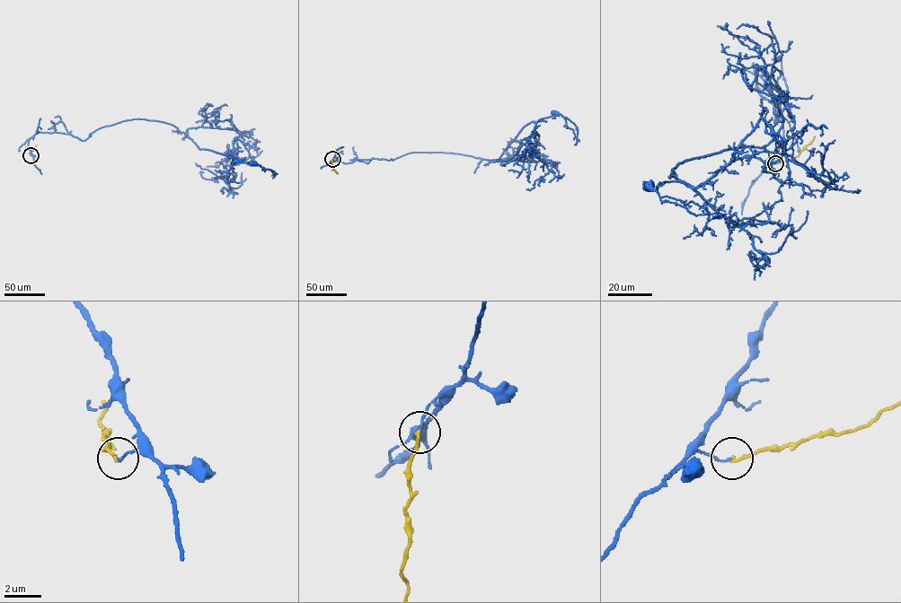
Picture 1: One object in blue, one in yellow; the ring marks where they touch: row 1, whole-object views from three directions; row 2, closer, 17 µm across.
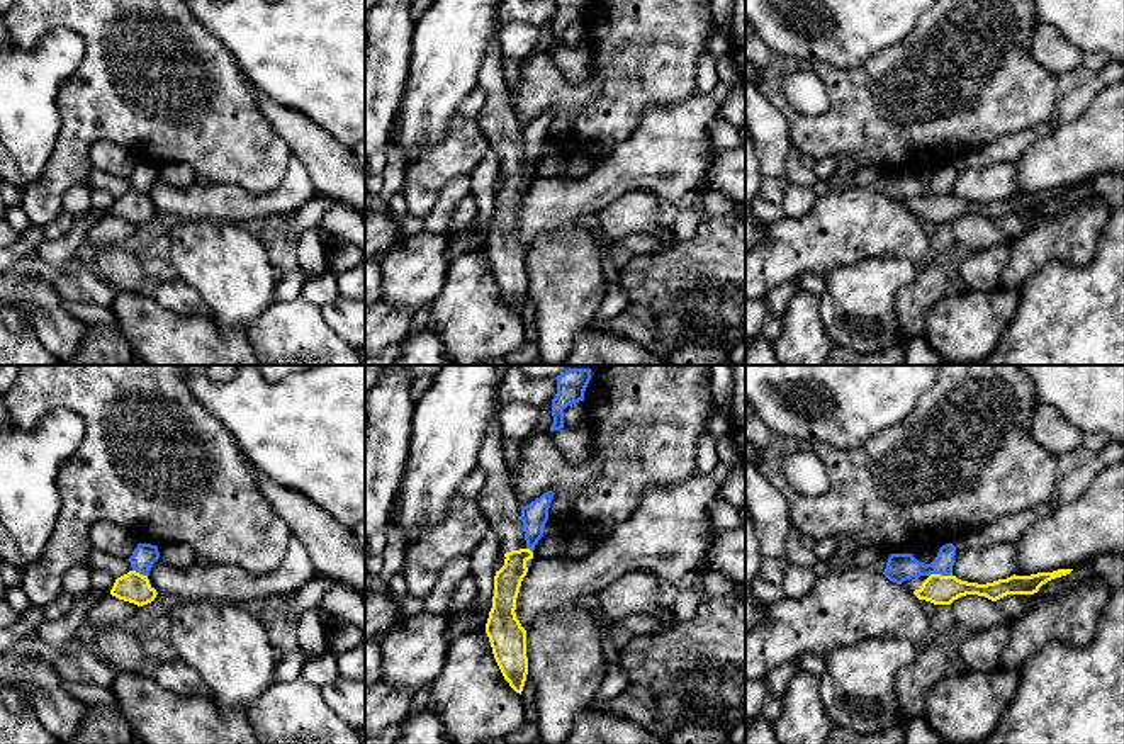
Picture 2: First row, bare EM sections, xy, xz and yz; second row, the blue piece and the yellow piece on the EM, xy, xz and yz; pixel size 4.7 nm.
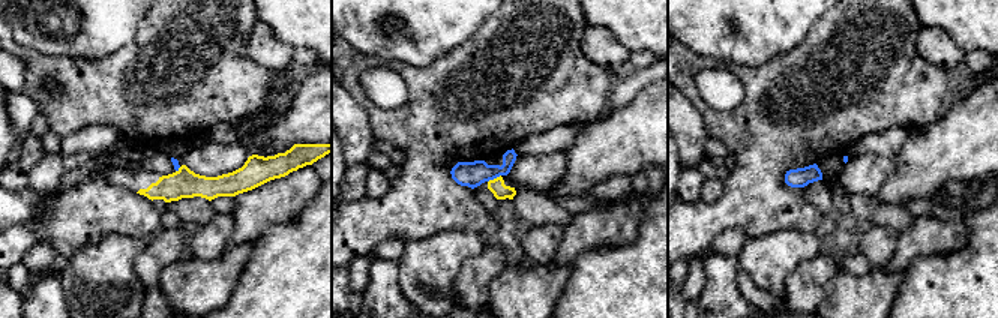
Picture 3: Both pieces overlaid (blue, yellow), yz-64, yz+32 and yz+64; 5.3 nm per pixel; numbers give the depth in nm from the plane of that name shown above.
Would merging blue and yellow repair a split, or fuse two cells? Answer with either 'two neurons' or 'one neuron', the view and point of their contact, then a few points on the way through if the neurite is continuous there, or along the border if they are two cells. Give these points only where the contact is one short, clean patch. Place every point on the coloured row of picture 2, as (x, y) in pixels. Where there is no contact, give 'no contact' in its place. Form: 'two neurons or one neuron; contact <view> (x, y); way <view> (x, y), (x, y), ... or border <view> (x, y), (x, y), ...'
two neurons; contact yz (939, 573); border yz (951, 573), (929, 576)

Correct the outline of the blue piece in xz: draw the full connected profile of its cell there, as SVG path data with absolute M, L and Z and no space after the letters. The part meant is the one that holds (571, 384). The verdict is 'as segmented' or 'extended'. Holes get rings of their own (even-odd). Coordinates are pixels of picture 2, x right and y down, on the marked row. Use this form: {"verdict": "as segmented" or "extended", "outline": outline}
{"verdict": "as segmented", "outline": "M569 369L557 375L557 394L552 399L554 423L550 431L564 428L564 409L584 401L584 391L591 380L591 369Z"}

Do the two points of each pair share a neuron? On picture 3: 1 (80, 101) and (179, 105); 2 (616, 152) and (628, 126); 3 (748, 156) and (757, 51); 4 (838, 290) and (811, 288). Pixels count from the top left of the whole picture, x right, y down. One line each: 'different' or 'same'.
1: same
2: same
3: different
4: different

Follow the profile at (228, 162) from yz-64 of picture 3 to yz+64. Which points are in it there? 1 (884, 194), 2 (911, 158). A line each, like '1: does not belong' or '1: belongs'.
1: does not belong
2: does not belong

